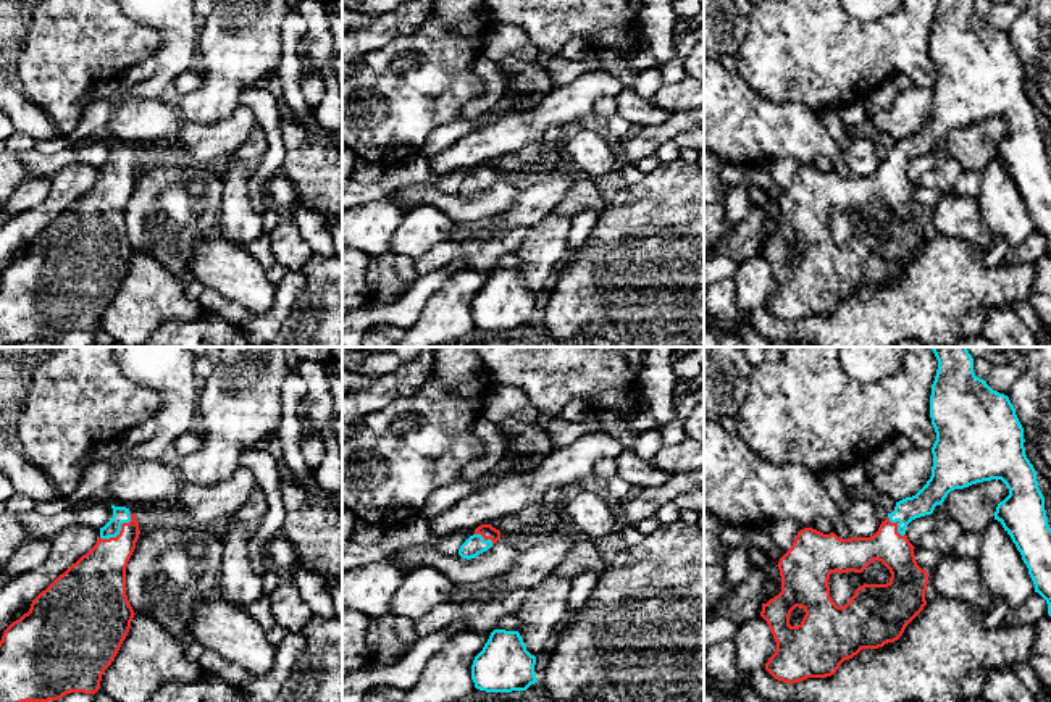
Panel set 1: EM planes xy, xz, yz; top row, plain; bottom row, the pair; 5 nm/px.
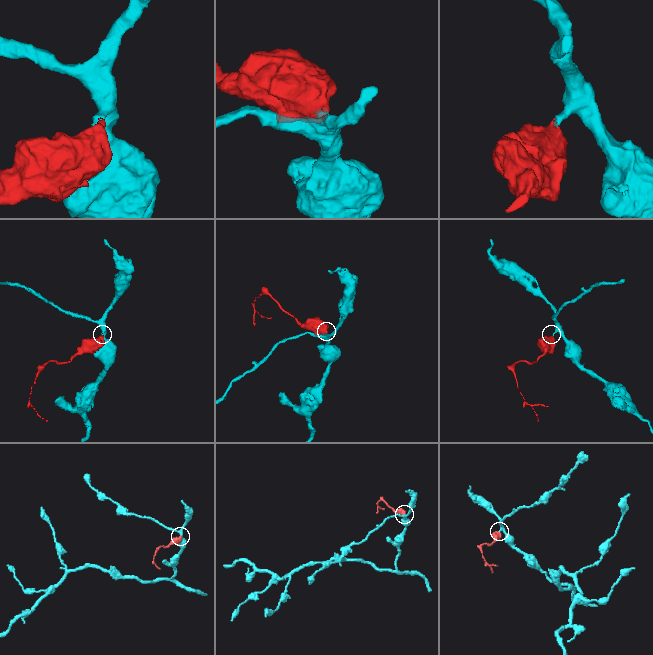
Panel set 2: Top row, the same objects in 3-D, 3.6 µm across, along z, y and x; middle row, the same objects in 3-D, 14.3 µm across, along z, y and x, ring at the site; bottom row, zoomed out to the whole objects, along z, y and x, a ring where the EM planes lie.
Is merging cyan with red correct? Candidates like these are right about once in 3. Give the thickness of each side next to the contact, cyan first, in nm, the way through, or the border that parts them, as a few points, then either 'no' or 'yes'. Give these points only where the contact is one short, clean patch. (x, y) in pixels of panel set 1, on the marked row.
calibres 80 and 260 nm; way xy (121, 515), (120, 530), (117, 544), (100, 575); yes

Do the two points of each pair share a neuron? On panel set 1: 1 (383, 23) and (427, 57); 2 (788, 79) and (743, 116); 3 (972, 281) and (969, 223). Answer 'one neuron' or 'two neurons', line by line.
1: two neurons
2: two neurons
3: two neurons

